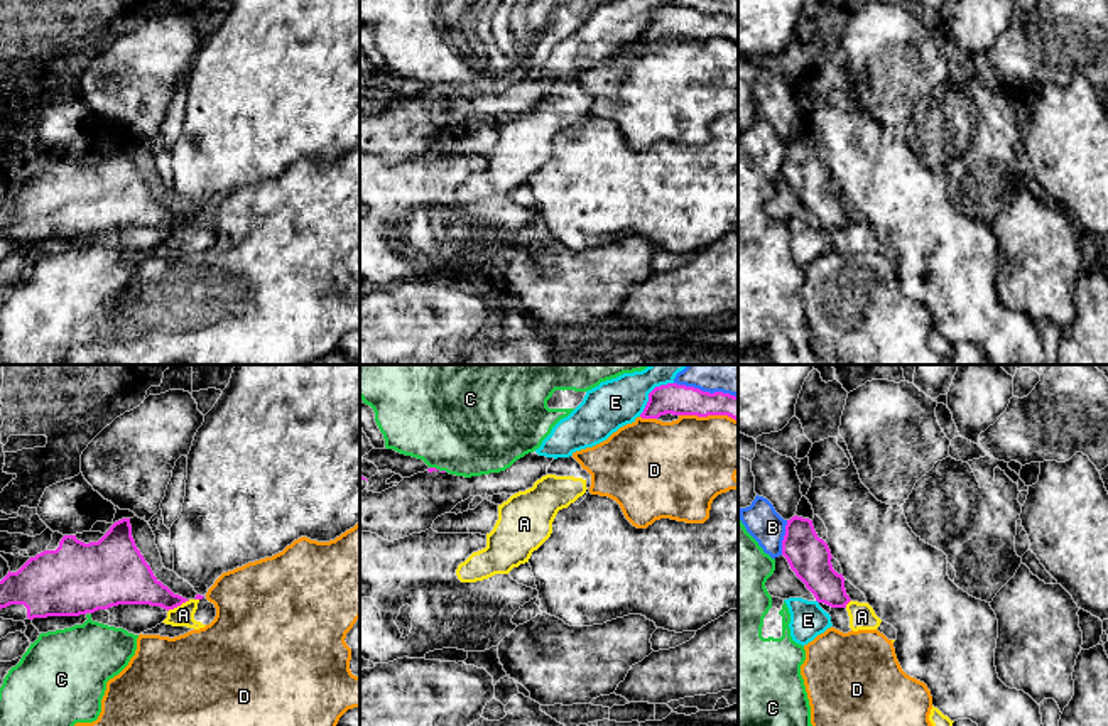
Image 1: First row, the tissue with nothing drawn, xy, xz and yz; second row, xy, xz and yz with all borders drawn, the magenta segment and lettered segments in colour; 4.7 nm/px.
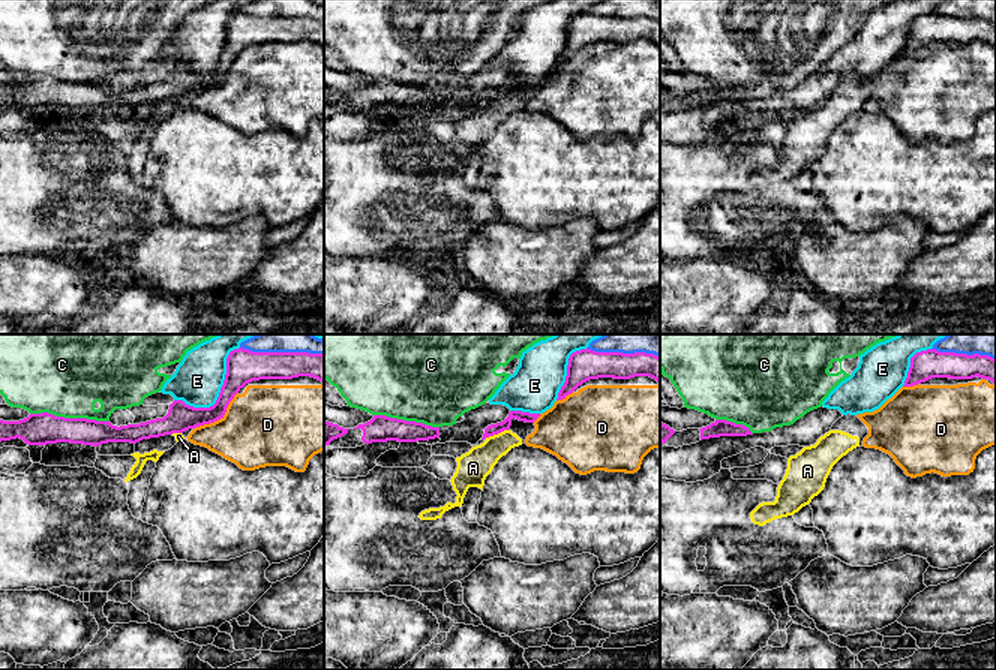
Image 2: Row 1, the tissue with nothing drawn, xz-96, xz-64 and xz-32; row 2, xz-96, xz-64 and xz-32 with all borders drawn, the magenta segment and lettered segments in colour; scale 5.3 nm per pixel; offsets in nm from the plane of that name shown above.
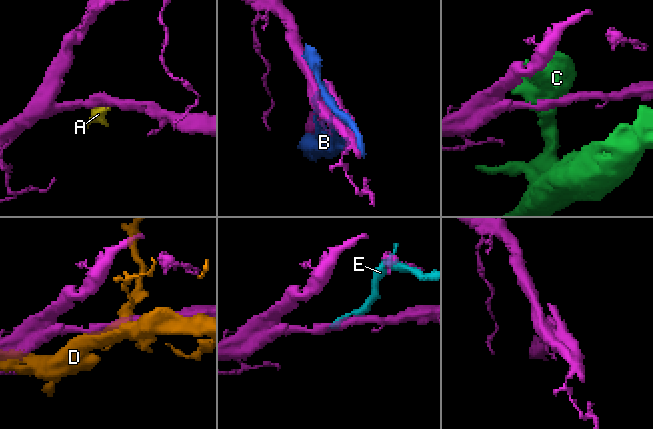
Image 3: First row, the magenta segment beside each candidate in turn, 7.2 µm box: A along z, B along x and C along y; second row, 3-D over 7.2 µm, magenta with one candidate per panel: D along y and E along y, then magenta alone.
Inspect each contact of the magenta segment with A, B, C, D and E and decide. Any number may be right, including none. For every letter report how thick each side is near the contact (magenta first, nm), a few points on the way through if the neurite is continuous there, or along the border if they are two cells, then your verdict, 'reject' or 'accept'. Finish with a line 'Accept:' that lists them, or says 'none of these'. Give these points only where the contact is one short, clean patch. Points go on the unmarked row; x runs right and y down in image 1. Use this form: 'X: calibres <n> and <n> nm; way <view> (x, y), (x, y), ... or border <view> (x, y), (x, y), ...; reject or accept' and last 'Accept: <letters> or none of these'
A: calibres 220 and 100 nm; border xy (190, 222), (168, 233); reject
B: calibres 200 and 170 nm; reject
C: calibres 20 and 460 nm; reject
D: calibres 150 and 420 nm; reject
E: calibres 150 and 220 nm; reject
Accept: none of these

